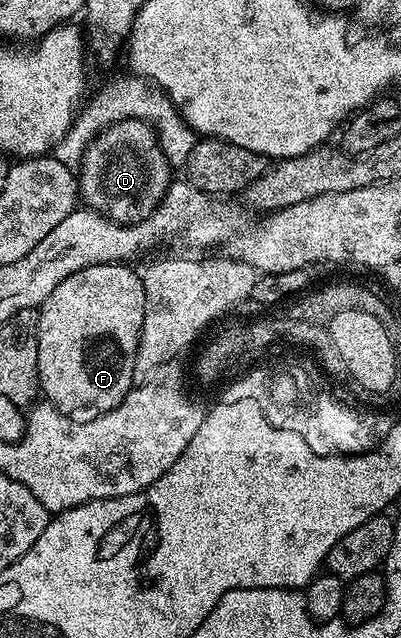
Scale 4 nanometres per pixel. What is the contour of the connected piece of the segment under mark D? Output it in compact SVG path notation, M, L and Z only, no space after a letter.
M127 119L100 131L81 157L79 168L79 199L88 210L98 211L116 223L138 223L146 219L161 202L171 182L171 168L157 141L157 132L143 119Z

